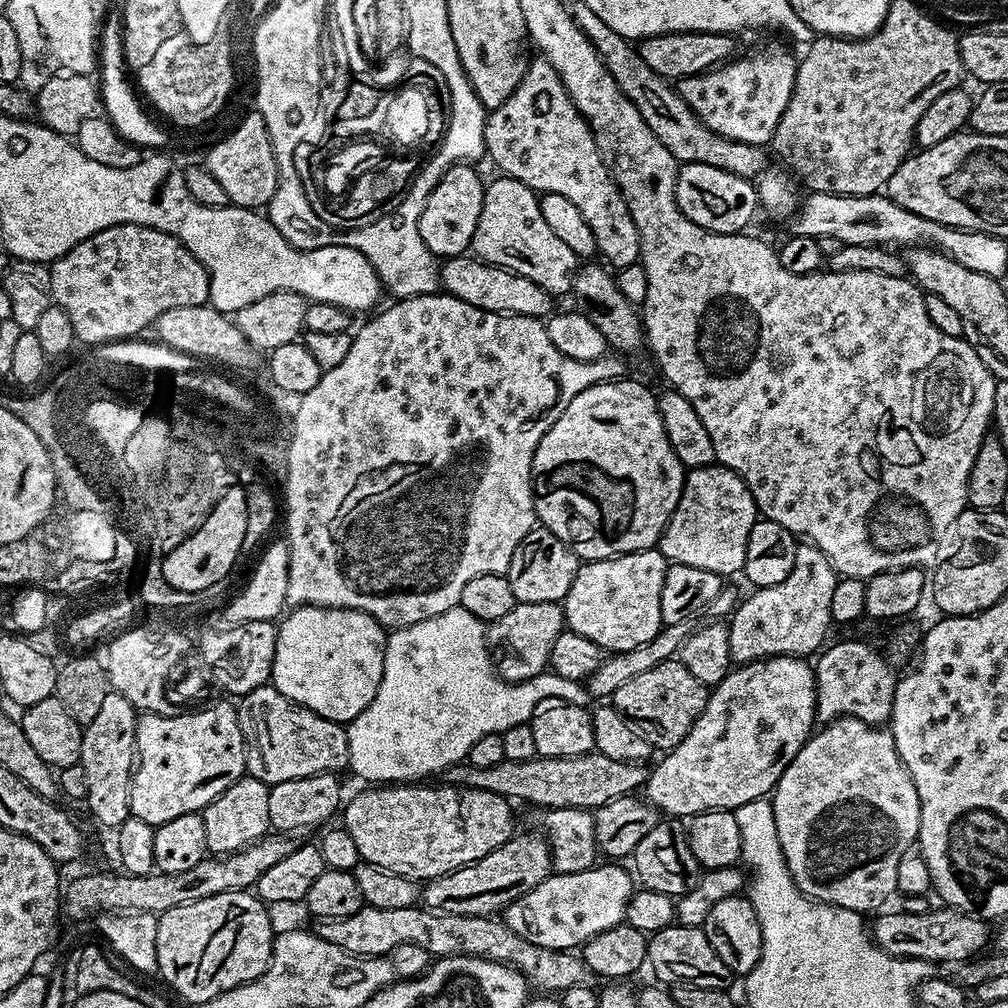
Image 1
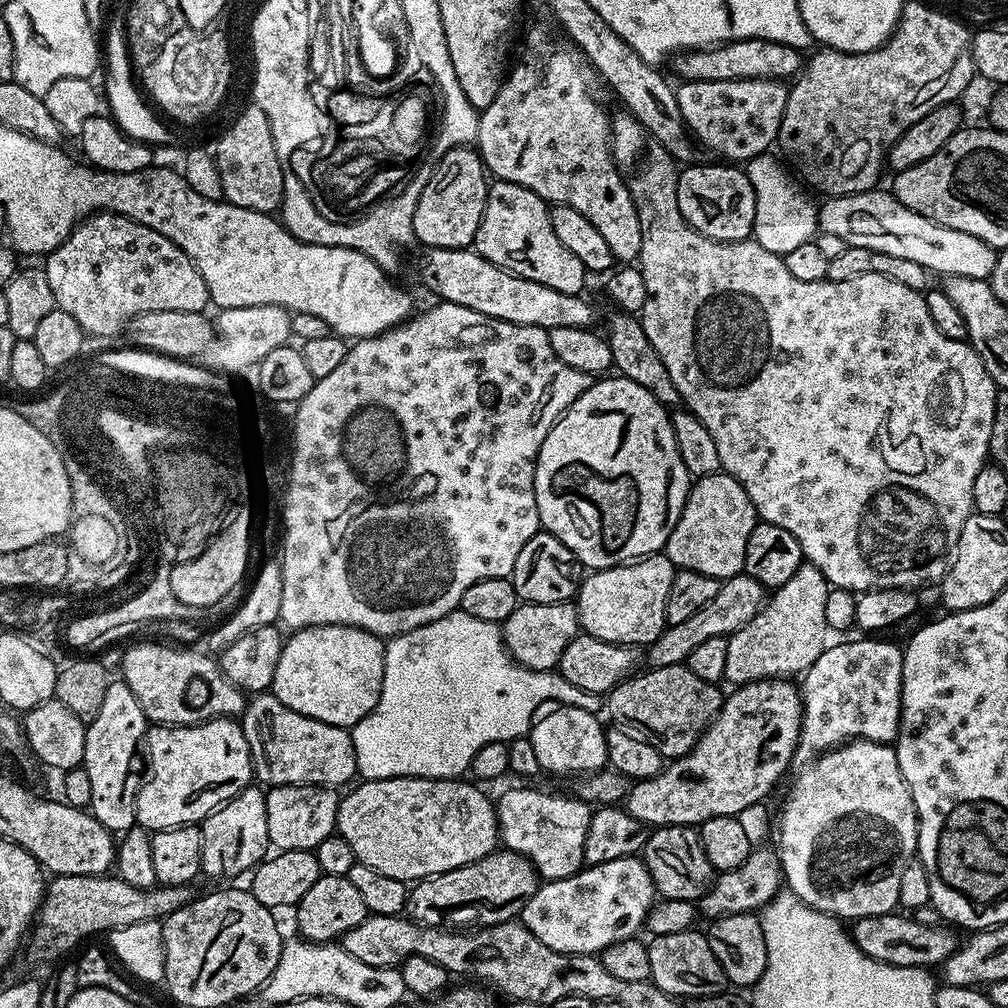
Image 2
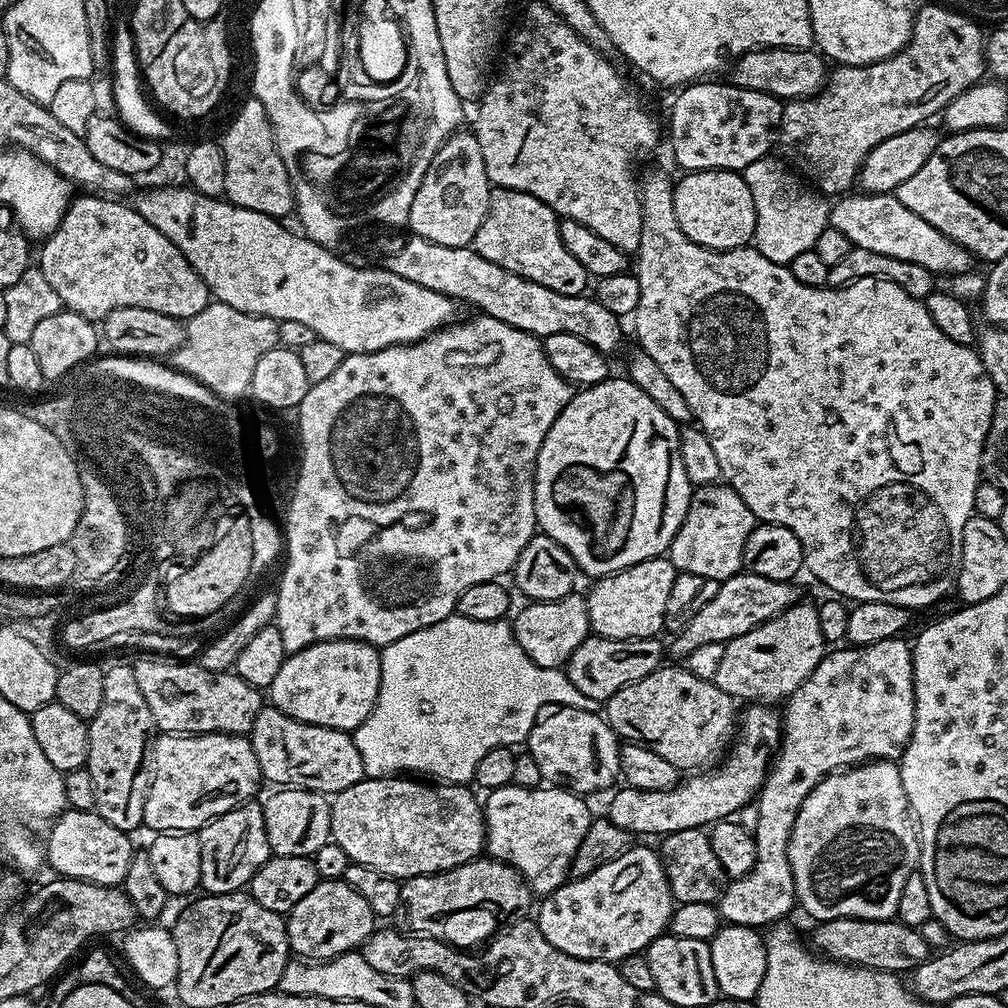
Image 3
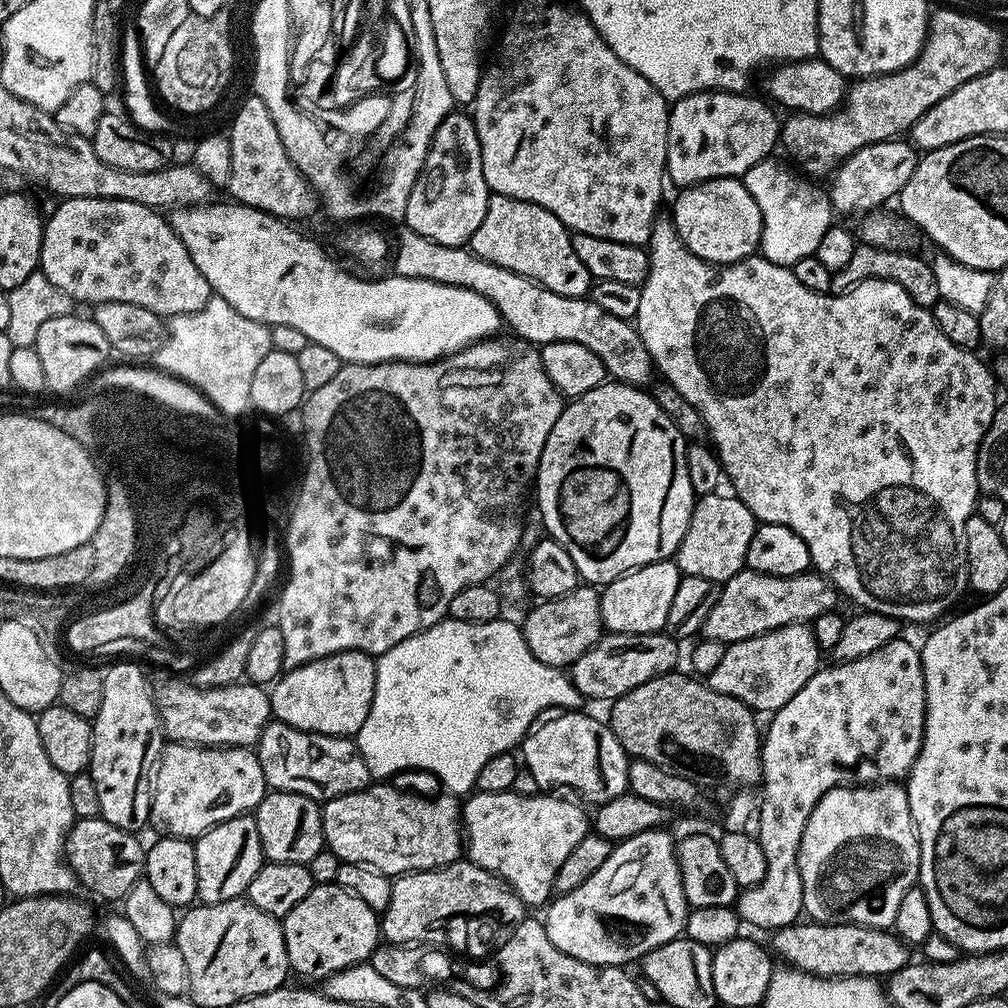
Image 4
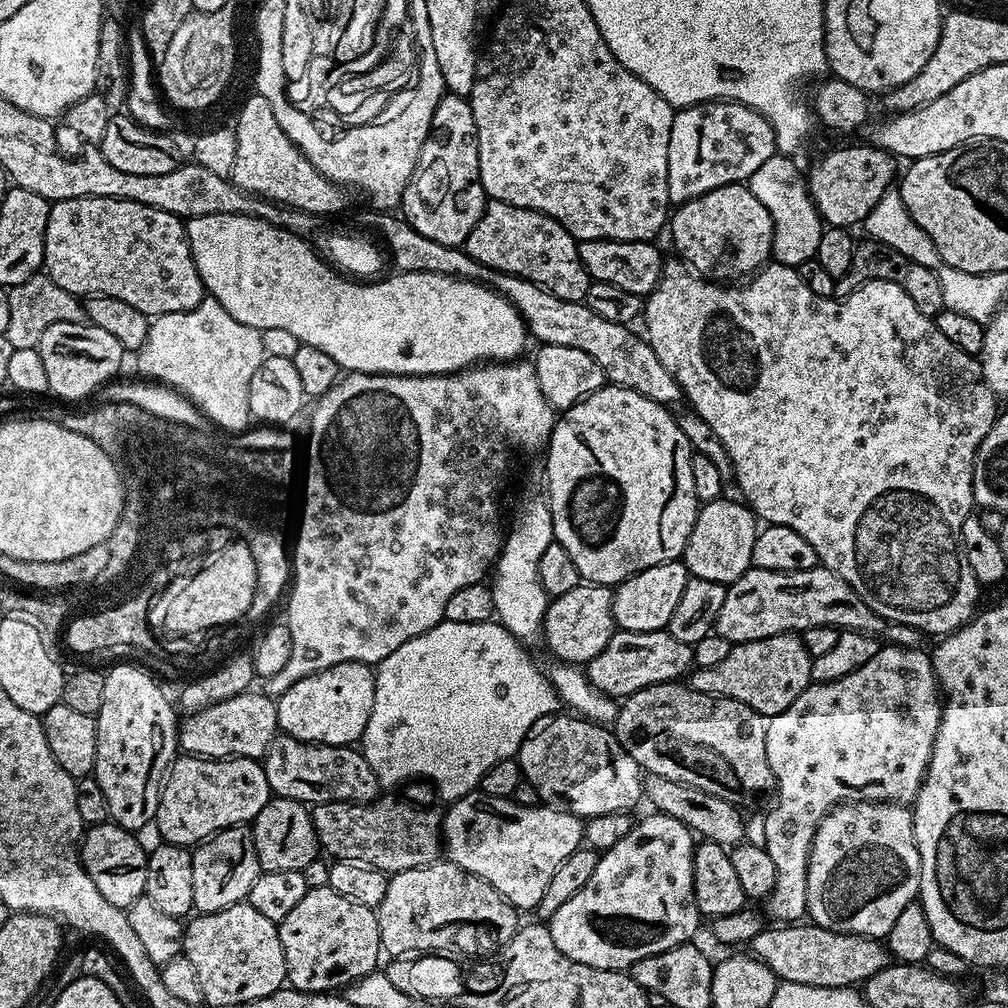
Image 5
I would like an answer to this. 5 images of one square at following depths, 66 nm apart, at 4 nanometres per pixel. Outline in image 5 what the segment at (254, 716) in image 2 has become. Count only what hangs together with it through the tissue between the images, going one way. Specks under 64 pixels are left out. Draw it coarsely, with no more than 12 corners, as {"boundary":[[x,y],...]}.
{"boundary":[[280,734],[262,757],[276,796],[371,804],[363,751]]}

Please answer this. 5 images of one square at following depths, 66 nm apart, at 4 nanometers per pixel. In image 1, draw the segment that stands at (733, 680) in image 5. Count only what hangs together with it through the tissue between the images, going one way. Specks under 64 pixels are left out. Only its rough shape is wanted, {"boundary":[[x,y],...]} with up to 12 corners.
{"boundary":[[797,543],[786,582],[731,613],[733,665],[804,658],[834,624],[837,579]]}

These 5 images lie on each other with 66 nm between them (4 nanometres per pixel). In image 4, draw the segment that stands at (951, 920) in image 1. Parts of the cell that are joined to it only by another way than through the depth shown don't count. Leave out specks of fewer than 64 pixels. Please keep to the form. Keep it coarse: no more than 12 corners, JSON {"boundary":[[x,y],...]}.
{"boundary":[[797,922],[771,933],[812,976],[887,978],[910,963],[886,928]]}

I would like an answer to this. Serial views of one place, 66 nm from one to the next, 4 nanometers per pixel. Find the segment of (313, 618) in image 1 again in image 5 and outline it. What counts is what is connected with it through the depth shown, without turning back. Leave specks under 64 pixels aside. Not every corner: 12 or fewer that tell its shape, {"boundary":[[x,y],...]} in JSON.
{"boundary":[[342,662],[276,700],[280,732],[355,745],[370,722],[373,665]]}

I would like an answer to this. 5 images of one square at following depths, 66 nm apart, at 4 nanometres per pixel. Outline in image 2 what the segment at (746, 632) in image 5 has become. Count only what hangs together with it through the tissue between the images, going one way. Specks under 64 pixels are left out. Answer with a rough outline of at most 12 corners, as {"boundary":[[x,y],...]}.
{"boundary":[[743,574],[668,624],[647,645],[647,667],[684,664],[690,650],[727,638],[764,607],[766,589]]}

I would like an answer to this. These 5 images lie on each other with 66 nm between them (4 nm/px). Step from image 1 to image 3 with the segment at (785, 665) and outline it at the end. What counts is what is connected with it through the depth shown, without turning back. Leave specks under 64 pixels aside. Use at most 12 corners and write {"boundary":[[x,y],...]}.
{"boundary":[[764,702],[688,784],[611,793],[607,820],[663,838],[735,817],[759,793],[782,739]]}

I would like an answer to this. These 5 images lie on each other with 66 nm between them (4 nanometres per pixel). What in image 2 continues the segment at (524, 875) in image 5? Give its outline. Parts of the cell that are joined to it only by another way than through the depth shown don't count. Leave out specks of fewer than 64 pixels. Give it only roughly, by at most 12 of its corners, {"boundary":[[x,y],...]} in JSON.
{"boundary":[[512,788],[500,840],[545,881],[585,867],[593,809],[575,795]]}

